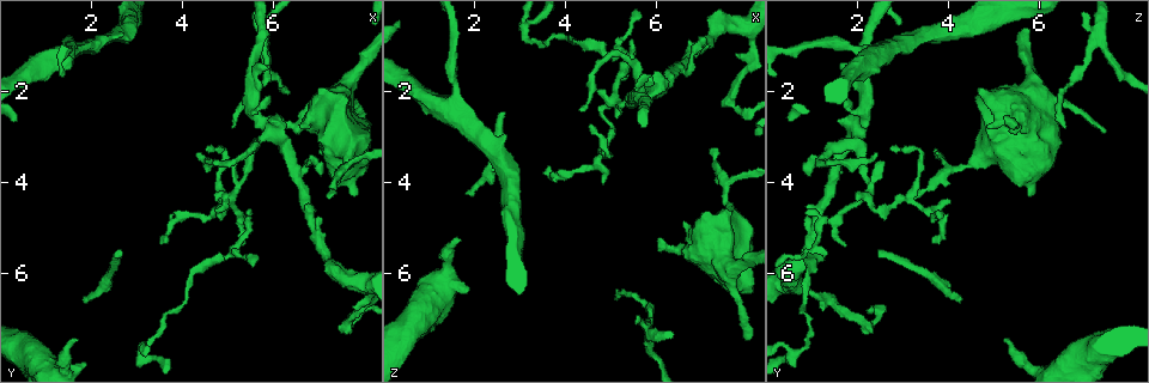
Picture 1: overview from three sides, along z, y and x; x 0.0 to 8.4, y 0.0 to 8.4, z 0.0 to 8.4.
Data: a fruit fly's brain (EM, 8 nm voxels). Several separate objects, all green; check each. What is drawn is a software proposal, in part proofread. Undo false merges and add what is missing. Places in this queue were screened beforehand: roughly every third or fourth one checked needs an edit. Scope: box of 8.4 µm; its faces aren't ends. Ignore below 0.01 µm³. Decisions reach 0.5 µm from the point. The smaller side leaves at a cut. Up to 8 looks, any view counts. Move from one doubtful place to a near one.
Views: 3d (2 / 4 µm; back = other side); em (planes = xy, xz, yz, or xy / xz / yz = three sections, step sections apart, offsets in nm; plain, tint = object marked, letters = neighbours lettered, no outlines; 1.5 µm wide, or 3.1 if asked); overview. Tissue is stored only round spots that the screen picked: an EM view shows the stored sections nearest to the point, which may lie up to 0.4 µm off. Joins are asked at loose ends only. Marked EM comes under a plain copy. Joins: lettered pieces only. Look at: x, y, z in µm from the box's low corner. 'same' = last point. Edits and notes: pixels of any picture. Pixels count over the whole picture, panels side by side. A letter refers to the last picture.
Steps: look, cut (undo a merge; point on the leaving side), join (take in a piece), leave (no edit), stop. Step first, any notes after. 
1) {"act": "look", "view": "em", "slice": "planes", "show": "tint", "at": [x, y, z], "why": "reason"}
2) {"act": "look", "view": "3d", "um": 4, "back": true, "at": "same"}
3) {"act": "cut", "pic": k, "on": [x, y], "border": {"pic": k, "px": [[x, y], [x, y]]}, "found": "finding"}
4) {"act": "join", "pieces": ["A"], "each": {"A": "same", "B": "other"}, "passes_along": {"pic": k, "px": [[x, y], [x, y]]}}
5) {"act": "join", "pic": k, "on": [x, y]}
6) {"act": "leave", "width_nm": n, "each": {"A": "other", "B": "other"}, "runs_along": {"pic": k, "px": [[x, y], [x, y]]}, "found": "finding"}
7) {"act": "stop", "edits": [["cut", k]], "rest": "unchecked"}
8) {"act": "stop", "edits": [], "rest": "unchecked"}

{"act": "look", "view": "em", "slice": "planes", "show": "letters", "at": [7.20, 4.30, 3.25], "why": "free end"}

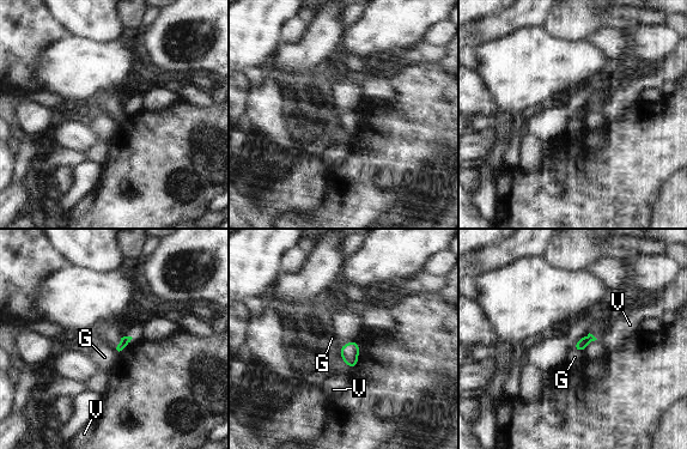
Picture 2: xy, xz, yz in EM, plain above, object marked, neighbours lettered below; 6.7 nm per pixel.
{"act": "leave", "each": {"G": "other", "V": "other"}, "border": {"pic": 2, "px": [[573, 349], [583, 352]]}, "found": "no lettered piece goes on from it"}

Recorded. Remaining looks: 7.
{"act": "look", "view": "em", "slice": "planes", "show": "tint", "at": [6.50, 2.80, 5.40], "why": "calibre changes"}

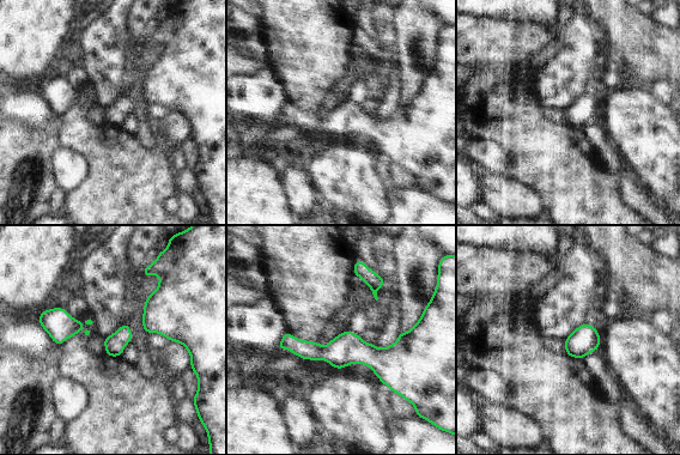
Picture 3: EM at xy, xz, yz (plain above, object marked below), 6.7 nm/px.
{"act": "look", "view": "em", "slice": "planes", "show": "letters", "at": "same", "why": "what lies round it"}

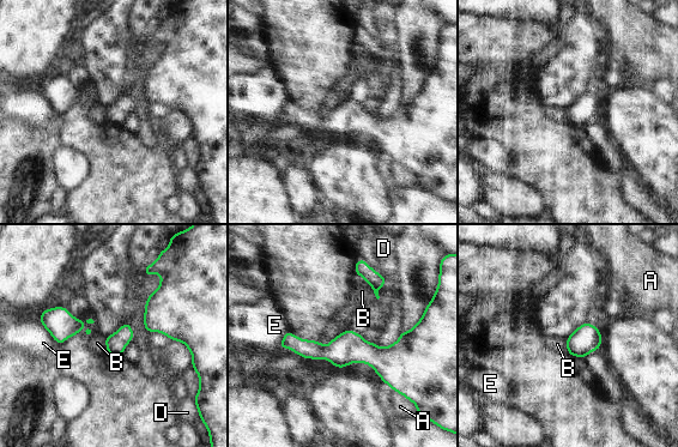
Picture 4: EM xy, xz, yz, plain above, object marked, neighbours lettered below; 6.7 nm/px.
{"act": "leave", "longest_contact_nm": ["B", 220], "each": {"A": "other", "B": "other", "D": "other", "E": "other"}, "border": {"pic": 4, "px": [[356, 273], [370, 287], [377, 298]]}, "found": "one cell here"}

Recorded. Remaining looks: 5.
{"act": "look", "view": "em", "slice": "yz", "step": 4, "show": "letters", "at": [1.70, 7.50, 5.20], "why": "an open end"}

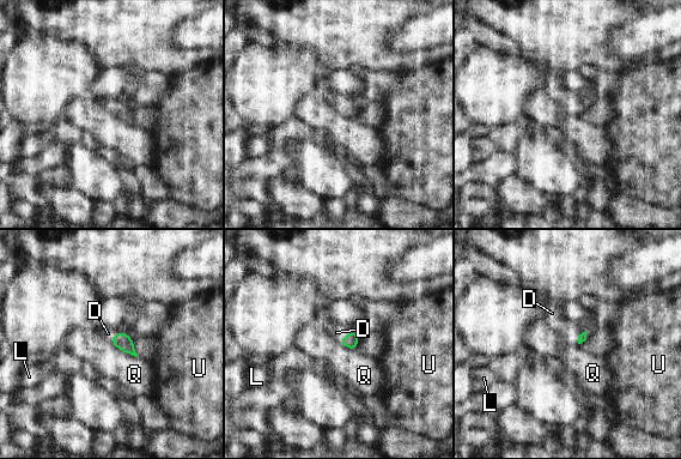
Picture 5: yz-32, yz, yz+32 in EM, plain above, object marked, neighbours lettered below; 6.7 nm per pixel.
{"act": "join", "pieces": ["D"], "longest_contact_nm": ["Q", 240], "each": {"D": "same", "L": "other", "Q": "other", "U": "other"}, "passes_along": {"pic": 5, "px": [[579, 339], [576, 337], [552, 313]]}, "found": "it goes on there"}

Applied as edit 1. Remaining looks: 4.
{"act": "stop", "edits": [["join", 5]], "rest": "unchecked"}

